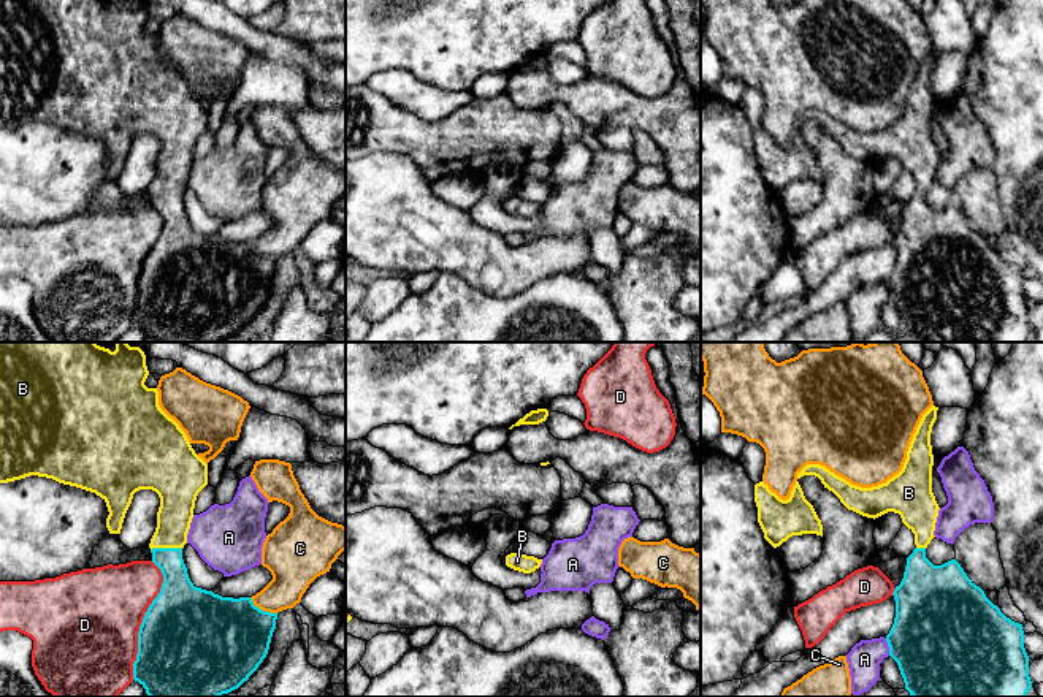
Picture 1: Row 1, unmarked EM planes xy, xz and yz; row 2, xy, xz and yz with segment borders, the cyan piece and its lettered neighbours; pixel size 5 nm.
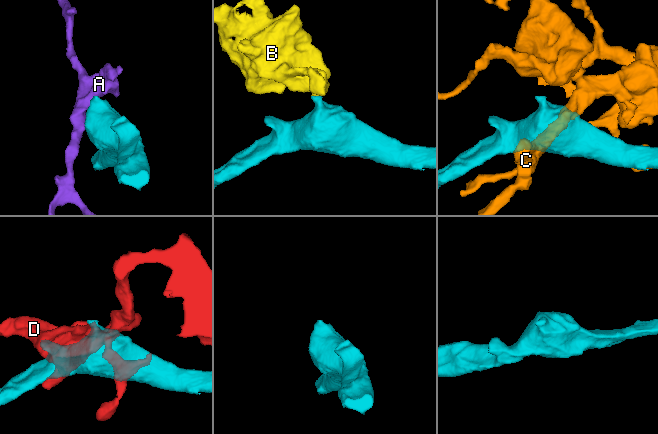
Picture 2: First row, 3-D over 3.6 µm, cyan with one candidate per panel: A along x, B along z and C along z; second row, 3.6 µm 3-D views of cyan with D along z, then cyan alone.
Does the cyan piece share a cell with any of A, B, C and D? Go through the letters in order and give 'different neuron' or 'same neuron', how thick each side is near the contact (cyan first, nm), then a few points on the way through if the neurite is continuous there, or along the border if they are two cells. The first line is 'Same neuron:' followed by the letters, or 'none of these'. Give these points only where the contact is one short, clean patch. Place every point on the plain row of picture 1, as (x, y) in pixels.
Same neuron: B
A: different neuron | 480/170 nm | along yz (885, 284), (890, 300)
B: same neuron | 200/180 nm
C: different neuron | 440/220 nm | along xy (249, 243), (260, 254), (276, 258)
D: different neuron | 500/480 nm

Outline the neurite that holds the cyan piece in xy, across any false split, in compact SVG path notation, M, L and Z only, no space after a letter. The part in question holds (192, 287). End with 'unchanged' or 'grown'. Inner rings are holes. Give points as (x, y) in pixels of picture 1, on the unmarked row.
M0 0L0 128L38 120L95 138L106 147L109 179L120 179L136 136L155 136L160 152L149 193L163 228L139 271L133 325L149 342L220 342L238 334L263 307L277 258L260 255L250 242L222 242L190 227L182 193L197 141L208 130L208 109L160 54L157 33L144 30L147 21L146 0Z | grown

